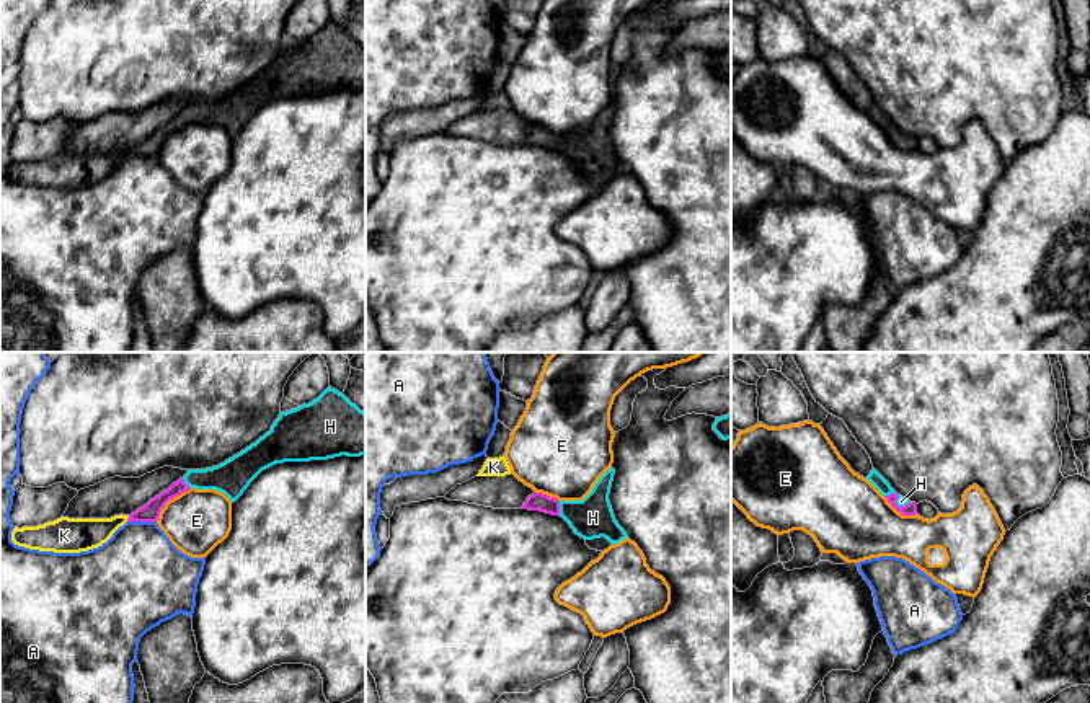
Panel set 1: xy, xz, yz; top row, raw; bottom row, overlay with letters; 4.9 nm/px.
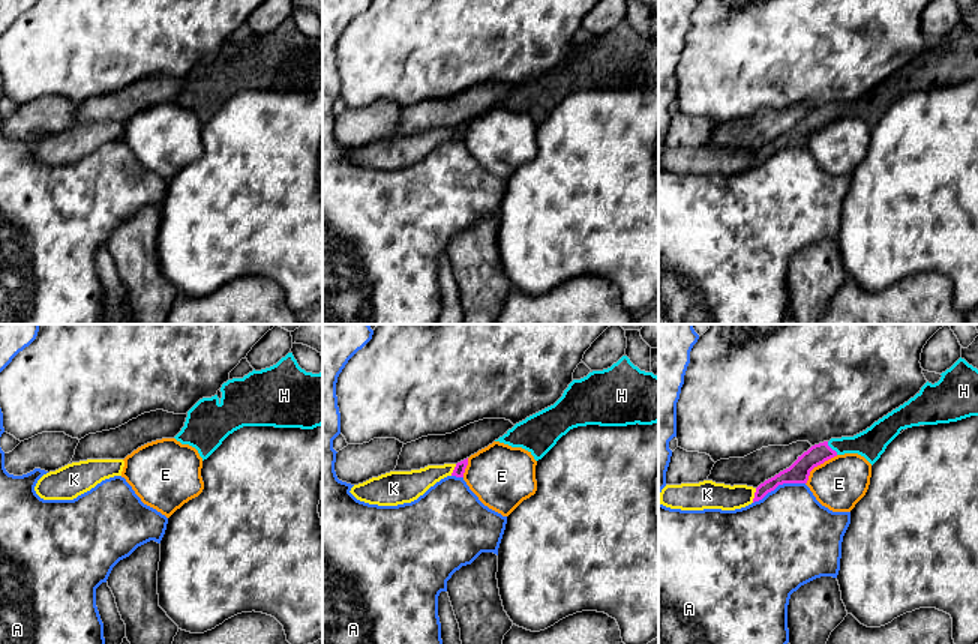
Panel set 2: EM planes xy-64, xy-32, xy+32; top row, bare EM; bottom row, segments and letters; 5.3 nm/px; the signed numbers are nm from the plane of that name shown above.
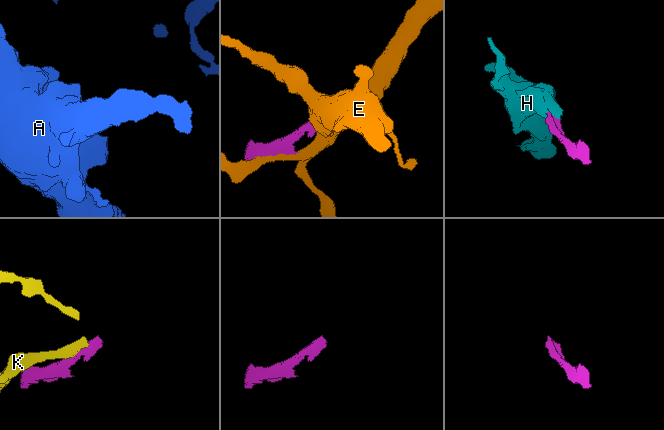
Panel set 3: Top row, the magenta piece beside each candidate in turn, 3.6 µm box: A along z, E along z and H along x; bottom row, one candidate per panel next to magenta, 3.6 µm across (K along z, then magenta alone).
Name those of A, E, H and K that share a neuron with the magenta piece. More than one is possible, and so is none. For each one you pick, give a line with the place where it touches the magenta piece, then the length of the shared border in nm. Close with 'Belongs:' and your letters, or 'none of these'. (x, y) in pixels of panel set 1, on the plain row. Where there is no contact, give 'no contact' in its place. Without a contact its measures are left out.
H: meets magenta in xz at (558, 142); contact 70 nm long
Belongs: H

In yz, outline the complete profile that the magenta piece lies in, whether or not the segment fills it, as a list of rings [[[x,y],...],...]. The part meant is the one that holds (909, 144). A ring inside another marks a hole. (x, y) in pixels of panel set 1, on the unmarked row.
[[[873,103],[866,114],[888,134],[888,137],[902,150],[915,150],[917,139],[897,129],[891,119]]]

